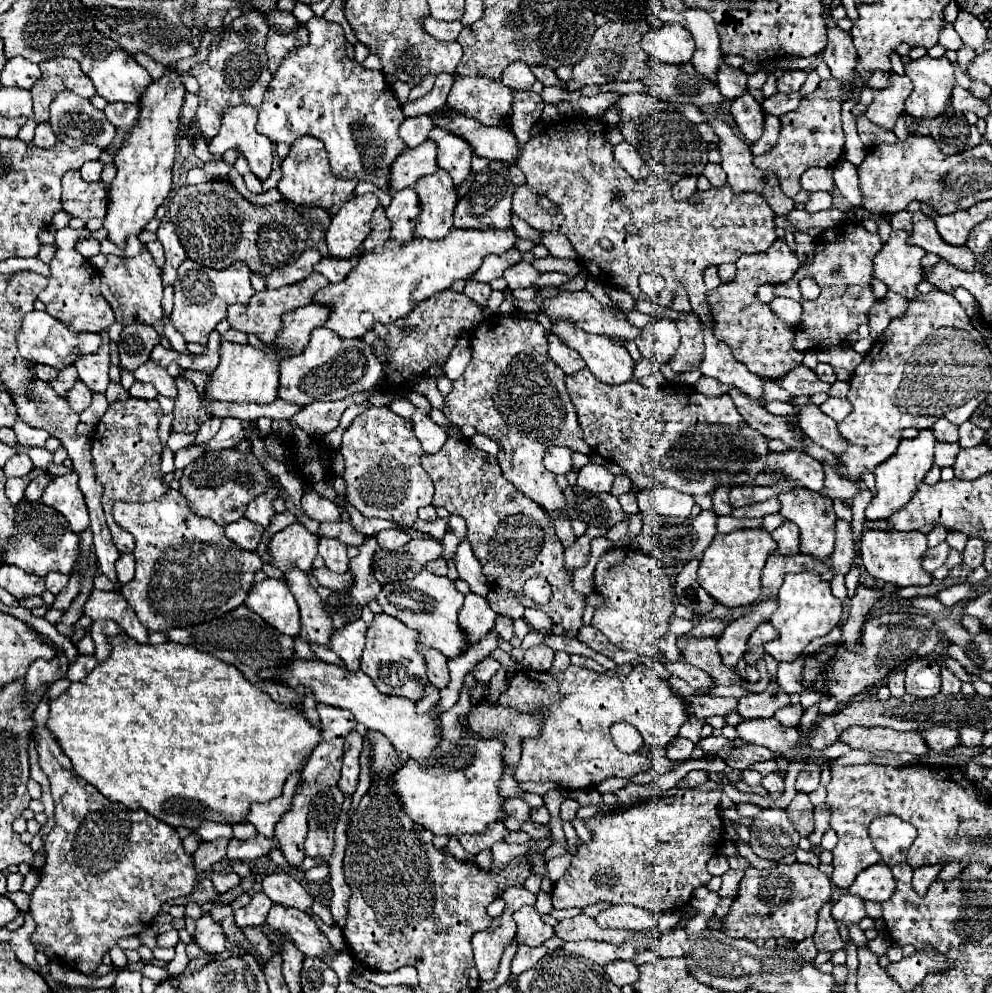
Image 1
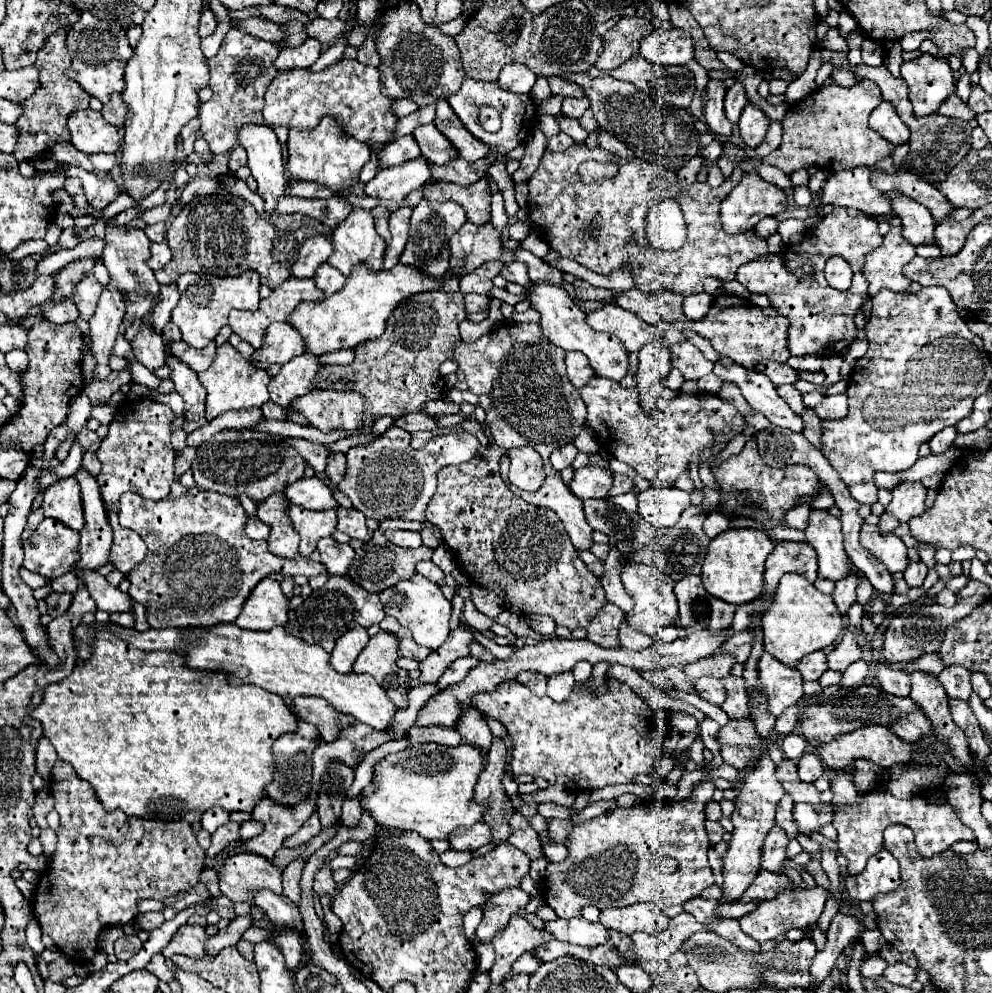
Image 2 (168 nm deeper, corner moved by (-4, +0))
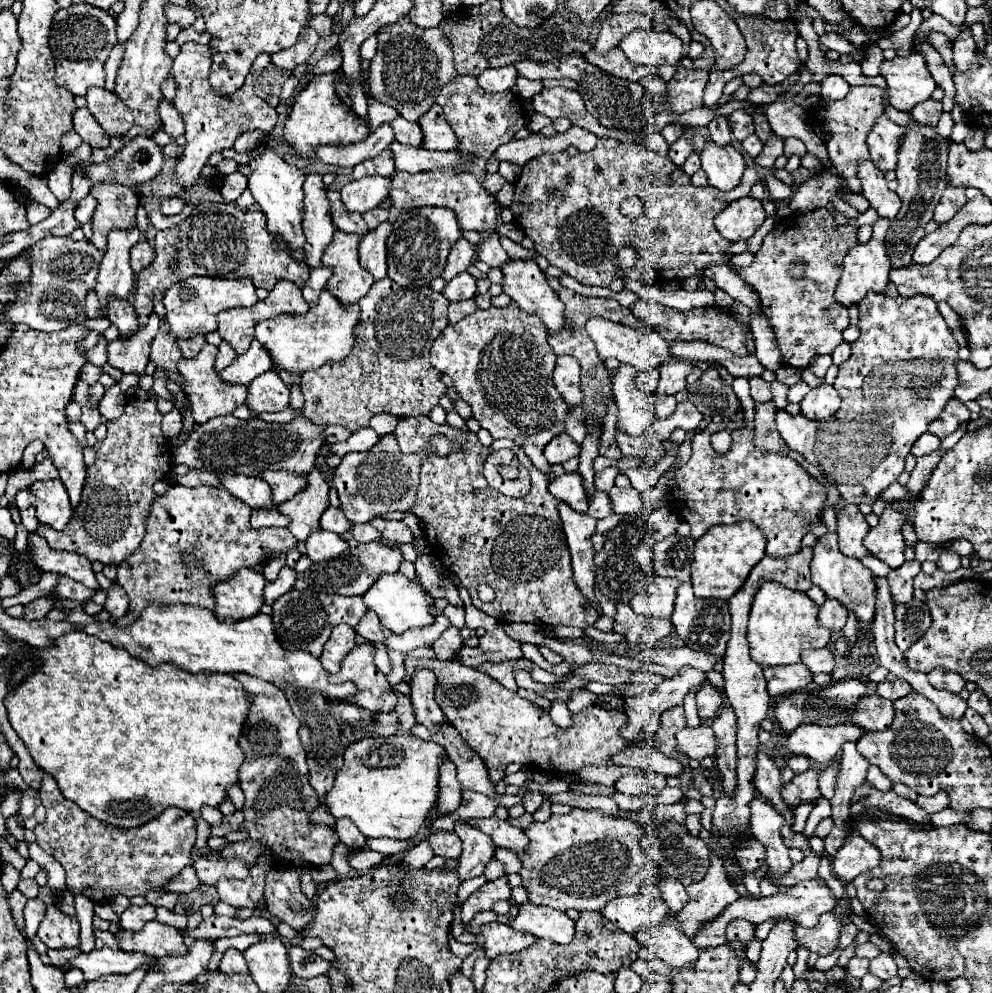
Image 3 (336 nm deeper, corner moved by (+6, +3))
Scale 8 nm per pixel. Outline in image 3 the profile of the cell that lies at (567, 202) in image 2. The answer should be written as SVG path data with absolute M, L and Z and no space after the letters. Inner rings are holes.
M600 139L594 151L590 153L578 153L570 157L566 151L560 151L540 155L528 161L522 167L518 181L514 183L514 197L510 209L514 213L514 221L524 229L526 237L534 241L534 249L540 255L544 255L550 261L550 265L562 269L562 273L574 277L578 283L608 287L614 279L628 277L634 281L646 279L642 281L646 285L662 285L670 281L684 281L688 277L702 277L706 267L730 263L730 259L724 255L730 243L724 241L724 237L720 237L720 233L714 229L714 217L728 203L746 197L758 179L760 177L754 169L746 169L740 185L728 193L712 189L710 185L694 187L690 183L690 177L684 171L678 171L678 167L668 157L650 153L638 143ZM552 189L558 191L558 197L550 195ZM634 195L638 195L646 207L644 215L636 221L620 213L620 203ZM622 245L632 247L638 253L638 261L634 263L634 267L626 271L616 267L616 253Z

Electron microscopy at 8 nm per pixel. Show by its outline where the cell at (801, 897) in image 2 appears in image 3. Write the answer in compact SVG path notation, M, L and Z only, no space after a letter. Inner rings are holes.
M734 919L728 923L726 929L726 941L744 941L748 945L754 939L754 925L744 919Z

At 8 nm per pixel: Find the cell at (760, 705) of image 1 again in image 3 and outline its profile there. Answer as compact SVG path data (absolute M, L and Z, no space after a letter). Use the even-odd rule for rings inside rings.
M796 663L788 667L764 667L764 677L770 697L782 697L798 689L806 689L812 683L814 675L806 665Z

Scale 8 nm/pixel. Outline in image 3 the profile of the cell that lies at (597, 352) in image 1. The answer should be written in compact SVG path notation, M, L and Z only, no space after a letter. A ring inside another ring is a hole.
M510 259L510 261L506 261L502 265L502 273L504 273L504 283L502 283L504 293L512 301L516 301L526 313L536 313L544 321L544 325L548 327L550 333L562 329L562 325L566 323L566 319L564 319L564 303L550 289L544 273L538 269L534 259Z

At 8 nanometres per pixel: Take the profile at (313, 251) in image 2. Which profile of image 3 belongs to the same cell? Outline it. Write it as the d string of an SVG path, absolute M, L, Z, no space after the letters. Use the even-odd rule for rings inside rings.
M308 173L304 183L306 193L306 213L304 213L304 235L306 235L306 263L310 267L320 267L320 257L326 249L326 245L332 241L332 235L336 233L336 225L332 225L330 205L326 197L326 187L322 183L322 175Z

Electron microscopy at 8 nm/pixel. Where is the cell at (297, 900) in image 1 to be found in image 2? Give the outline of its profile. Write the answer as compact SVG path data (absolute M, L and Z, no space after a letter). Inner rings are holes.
M242 852L242 854L230 856L218 874L220 874L220 890L232 902L252 902L254 892L260 892L260 890L272 890L276 894L282 894L282 872L274 868L266 858L256 854Z

